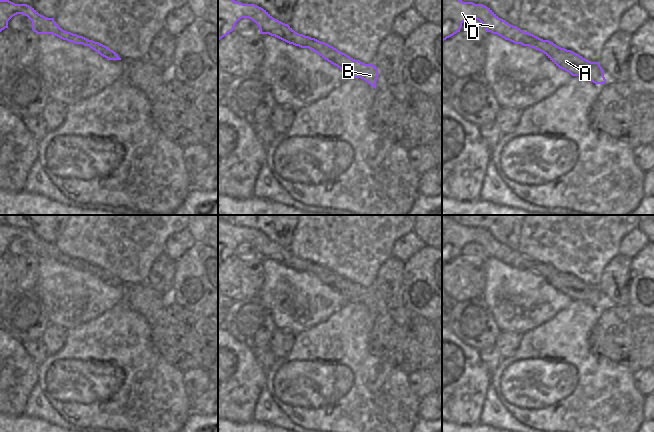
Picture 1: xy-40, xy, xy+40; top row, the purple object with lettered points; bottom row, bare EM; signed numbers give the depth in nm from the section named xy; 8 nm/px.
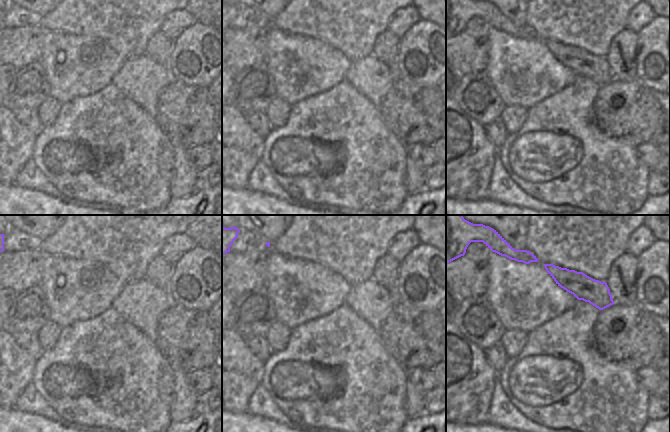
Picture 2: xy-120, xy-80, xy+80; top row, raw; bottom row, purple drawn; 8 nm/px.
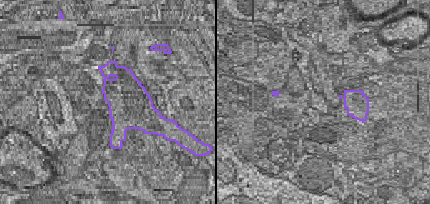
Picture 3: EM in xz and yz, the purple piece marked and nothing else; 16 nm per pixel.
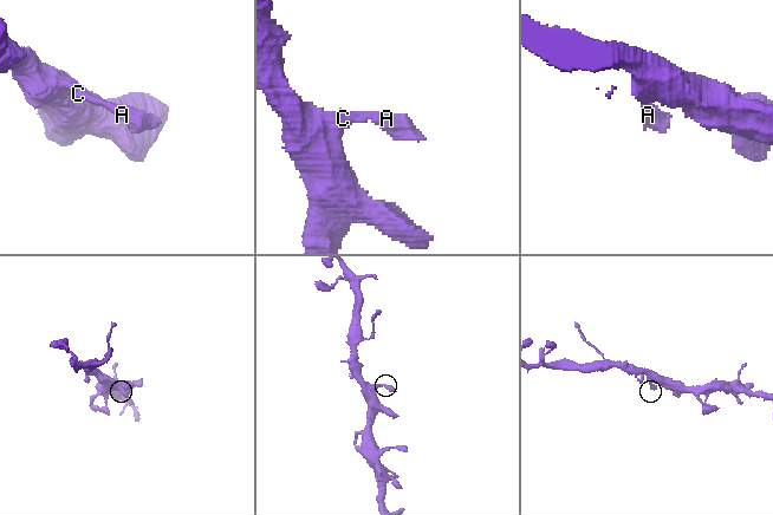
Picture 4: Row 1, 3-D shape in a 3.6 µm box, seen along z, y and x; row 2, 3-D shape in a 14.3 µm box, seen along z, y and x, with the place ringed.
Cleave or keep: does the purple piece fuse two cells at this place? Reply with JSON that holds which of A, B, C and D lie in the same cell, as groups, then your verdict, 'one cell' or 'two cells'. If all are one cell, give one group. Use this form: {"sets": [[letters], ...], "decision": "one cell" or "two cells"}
{"sets": [["A", "B", "C", "D"]], "decision": "one cell"}

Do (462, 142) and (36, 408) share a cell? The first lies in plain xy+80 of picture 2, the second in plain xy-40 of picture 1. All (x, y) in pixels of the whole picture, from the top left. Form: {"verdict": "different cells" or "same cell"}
{"verdict": "different cells"}

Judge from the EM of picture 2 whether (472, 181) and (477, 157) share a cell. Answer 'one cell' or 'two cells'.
one cell

